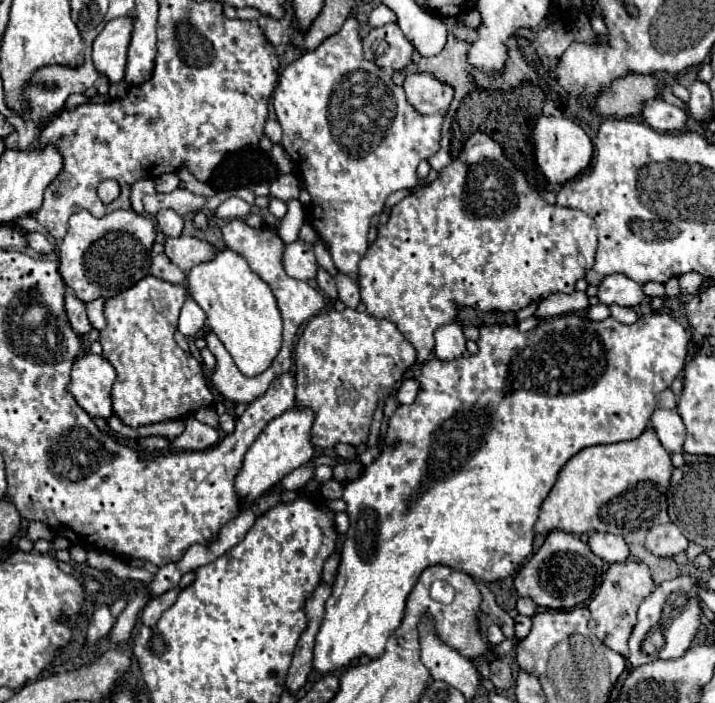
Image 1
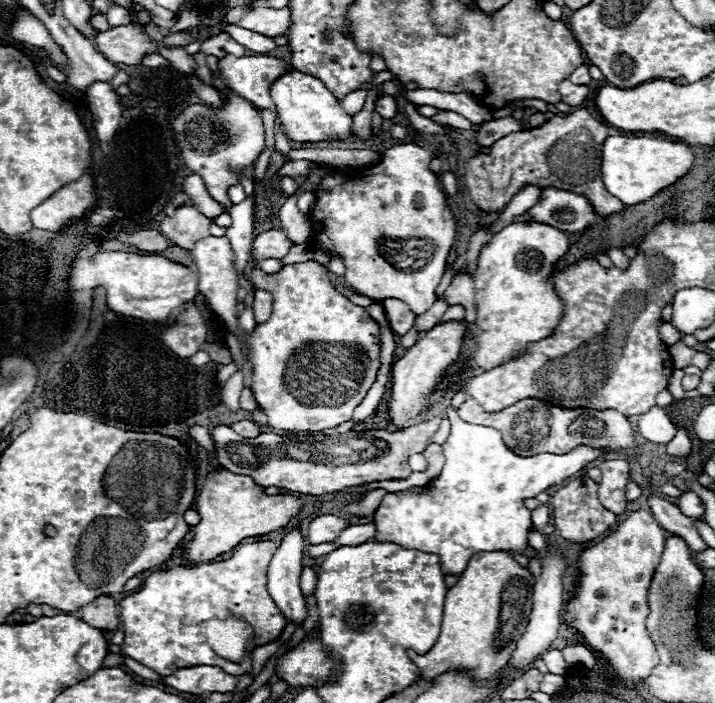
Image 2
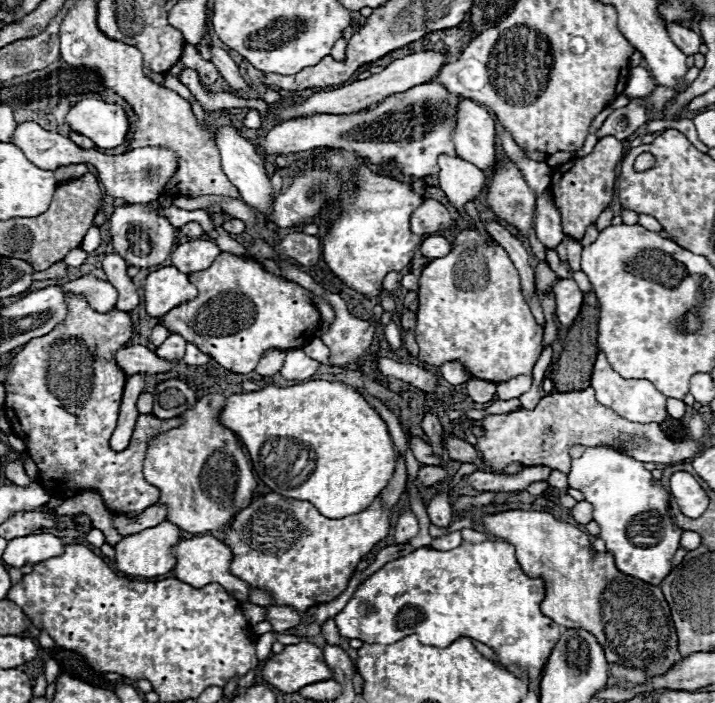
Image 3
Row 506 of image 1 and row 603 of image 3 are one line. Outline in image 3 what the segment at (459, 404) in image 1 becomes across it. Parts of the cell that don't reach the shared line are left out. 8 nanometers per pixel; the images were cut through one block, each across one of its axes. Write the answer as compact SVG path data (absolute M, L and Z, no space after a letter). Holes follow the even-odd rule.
M462 542L450 552L420 548L404 558L388 562L358 586L334 620L342 636L358 638L368 644L394 644L410 634L418 634L422 644L446 648L460 636L474 638L490 646L500 656L502 664L518 664L526 668L530 680L536 680L560 638L560 626L540 612L542 600L544 582L540 578L528 578L520 570L512 544L480 542L472 546Z

